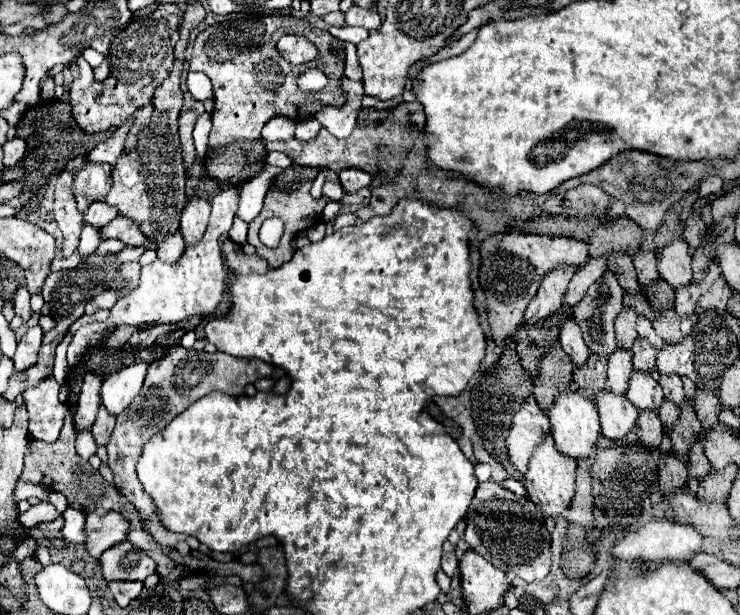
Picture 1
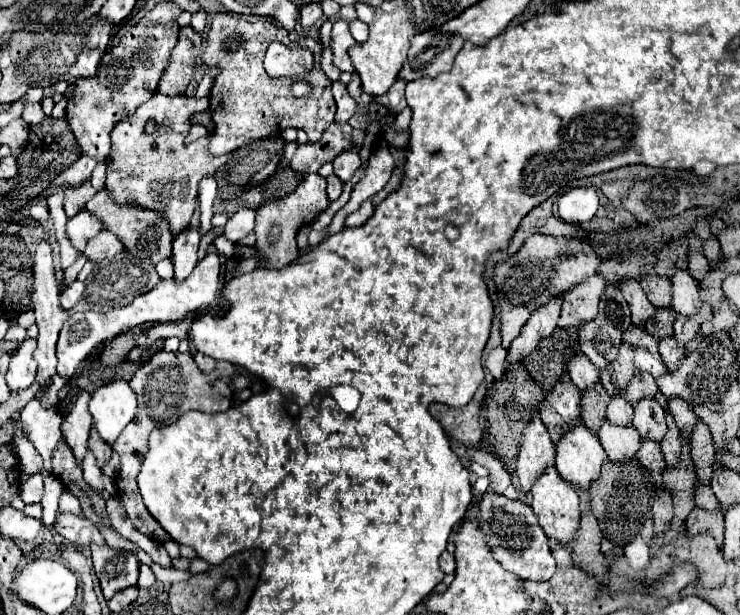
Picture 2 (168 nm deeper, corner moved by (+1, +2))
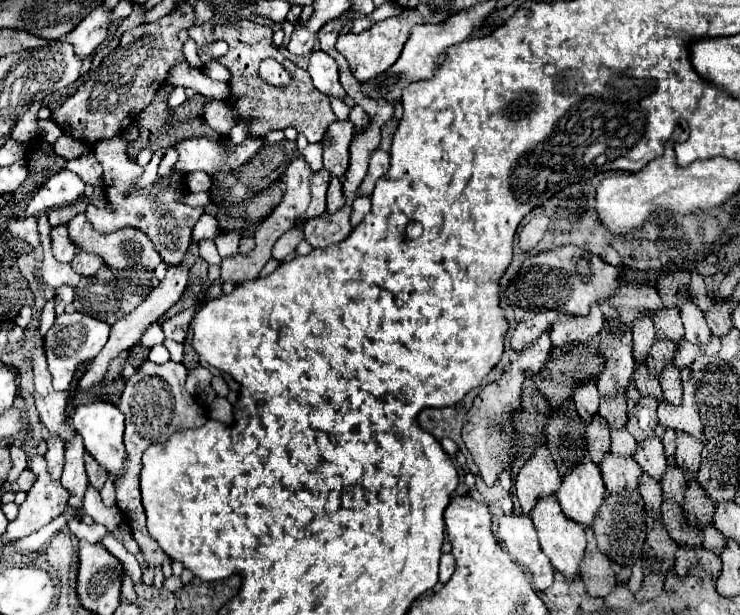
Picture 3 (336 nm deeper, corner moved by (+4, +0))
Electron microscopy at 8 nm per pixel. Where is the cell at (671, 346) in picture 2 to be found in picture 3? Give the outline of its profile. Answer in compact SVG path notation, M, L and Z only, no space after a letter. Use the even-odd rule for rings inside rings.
M668 364L666 370L662 370L660 384L664 390L664 398L670 404L680 404L682 402L682 380L680 380L680 370L674 364Z

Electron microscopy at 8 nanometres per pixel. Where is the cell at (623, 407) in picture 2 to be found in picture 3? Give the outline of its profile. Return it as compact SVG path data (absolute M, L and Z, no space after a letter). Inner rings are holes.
M626 428L612 430L612 448L610 448L612 454L622 456L622 458L632 458L634 448L636 448L636 442L632 440L632 436L630 436L630 432Z

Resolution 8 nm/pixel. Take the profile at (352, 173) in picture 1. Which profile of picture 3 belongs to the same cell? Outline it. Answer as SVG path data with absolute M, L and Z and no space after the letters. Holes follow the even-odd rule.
M334 122L326 130L328 144L324 144L324 168L342 178L348 170L348 146L354 136L354 126L346 122Z

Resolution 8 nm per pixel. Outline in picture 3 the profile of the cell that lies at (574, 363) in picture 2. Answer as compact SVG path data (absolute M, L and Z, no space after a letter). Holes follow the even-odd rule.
M592 380L574 390L574 406L582 420L590 422L592 416L598 412L598 404L600 404L600 394Z

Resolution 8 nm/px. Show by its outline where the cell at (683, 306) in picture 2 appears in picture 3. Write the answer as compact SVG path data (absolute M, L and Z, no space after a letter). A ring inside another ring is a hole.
M686 300L680 306L680 316L686 328L686 340L696 346L706 346L710 340L710 328L704 320L704 314L698 310L698 306L692 300Z

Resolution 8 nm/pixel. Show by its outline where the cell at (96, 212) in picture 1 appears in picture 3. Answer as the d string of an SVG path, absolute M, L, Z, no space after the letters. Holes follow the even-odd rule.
M54 226L50 230L50 240L52 240L52 254L58 262L72 262L76 254L76 246L68 238L66 226Z

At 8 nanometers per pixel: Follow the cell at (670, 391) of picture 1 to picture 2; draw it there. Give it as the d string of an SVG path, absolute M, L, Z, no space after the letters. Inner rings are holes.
M671 396L667 400L667 404L669 404L669 412L677 420L677 428L681 430L681 436L689 436L697 424L697 416L695 416L693 408L679 396Z

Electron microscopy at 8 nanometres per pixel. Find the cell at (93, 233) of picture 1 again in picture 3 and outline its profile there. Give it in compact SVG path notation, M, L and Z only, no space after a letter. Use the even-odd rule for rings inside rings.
M54 300L46 302L44 310L42 310L42 316L40 316L40 336L44 336L48 332L48 328L51 328L54 324Z

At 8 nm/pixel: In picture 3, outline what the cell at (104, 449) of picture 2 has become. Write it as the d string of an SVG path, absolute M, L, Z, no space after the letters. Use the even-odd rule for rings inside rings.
M84 454L84 464L86 464L86 474L88 474L88 482L90 486L94 486L96 490L102 490L104 482L108 480L106 472L90 458L90 454Z

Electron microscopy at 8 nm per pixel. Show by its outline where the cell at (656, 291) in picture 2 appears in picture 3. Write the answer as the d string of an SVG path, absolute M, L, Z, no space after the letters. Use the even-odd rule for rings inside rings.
M664 308L652 316L656 324L656 338L680 342L684 338L684 326L676 308Z

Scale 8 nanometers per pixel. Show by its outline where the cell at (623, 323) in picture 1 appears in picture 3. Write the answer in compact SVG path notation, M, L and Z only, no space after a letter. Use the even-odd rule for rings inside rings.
M614 396L614 398L606 398L600 402L600 412L602 418L606 418L606 422L610 424L610 428L624 428L626 426L626 396Z

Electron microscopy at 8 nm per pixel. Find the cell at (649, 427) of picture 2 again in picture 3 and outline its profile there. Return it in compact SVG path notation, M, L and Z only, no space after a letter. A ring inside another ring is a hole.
M652 436L646 442L638 444L638 450L634 454L634 460L642 468L642 472L654 480L662 480L662 474L666 474L666 456L662 442Z

